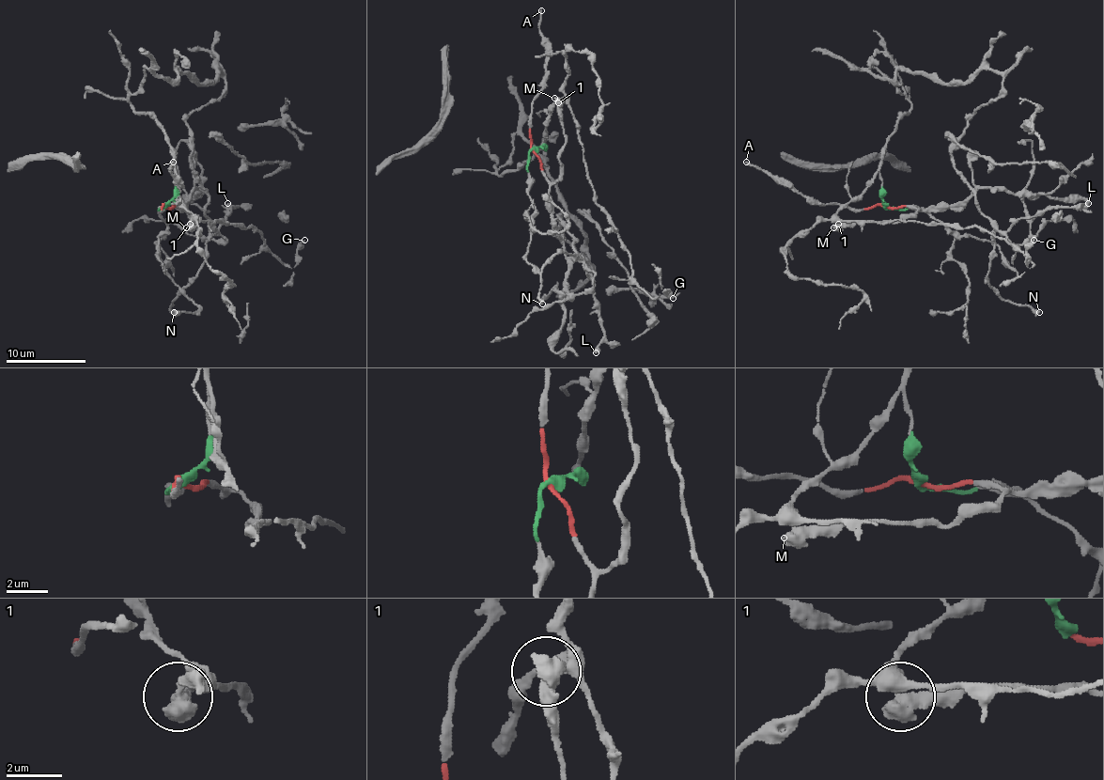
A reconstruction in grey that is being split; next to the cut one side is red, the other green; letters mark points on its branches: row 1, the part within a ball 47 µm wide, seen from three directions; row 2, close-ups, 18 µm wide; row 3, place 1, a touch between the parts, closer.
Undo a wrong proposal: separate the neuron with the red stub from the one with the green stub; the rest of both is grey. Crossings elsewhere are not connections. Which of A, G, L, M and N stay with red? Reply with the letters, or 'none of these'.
A, M

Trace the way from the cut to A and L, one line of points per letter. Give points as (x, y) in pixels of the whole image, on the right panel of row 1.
A: (885, 207), (848, 209), (815, 203), (785, 183), (777, 183), (745, 161)
L: (885, 207), (880, 149), (910, 103), (873, 68), (1002, 77), (953, 151), (1000, 230), (1088, 203)

